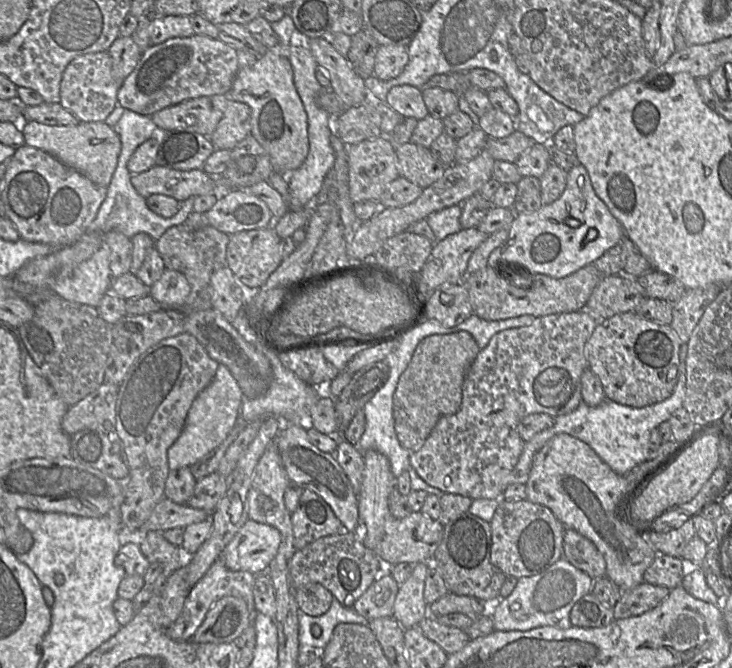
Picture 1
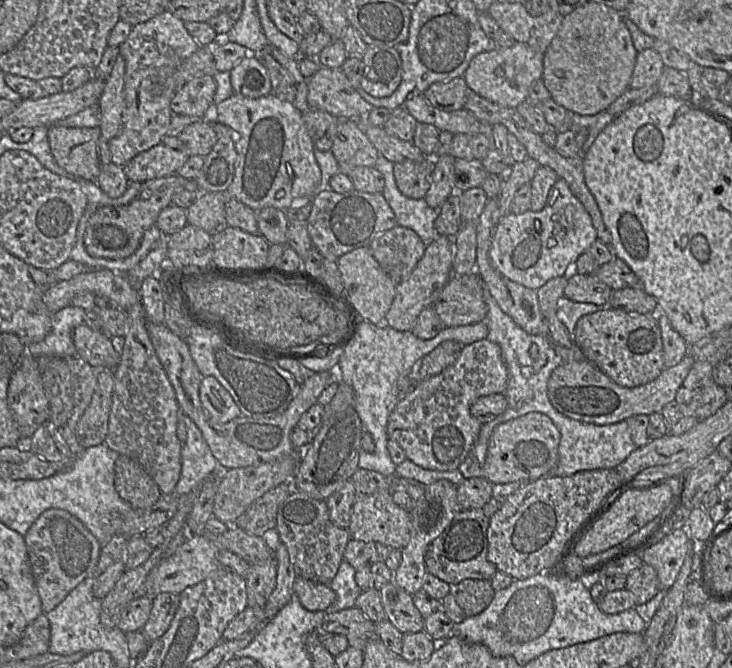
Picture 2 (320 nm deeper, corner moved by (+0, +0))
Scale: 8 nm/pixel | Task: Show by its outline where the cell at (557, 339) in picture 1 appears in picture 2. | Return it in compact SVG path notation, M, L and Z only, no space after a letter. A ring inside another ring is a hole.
M484 338L465 345L454 363L440 373L419 381L413 391L400 399L388 419L388 437L398 442L407 459L424 469L458 469L476 442L481 428L481 423L470 412L472 402L478 397L492 393L503 394L507 383L508 370L498 344Z

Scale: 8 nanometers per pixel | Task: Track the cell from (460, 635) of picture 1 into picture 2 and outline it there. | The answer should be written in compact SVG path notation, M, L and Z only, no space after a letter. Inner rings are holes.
M394 580L386 583L379 592L387 619L402 634L423 631L424 617L415 607L412 595Z

